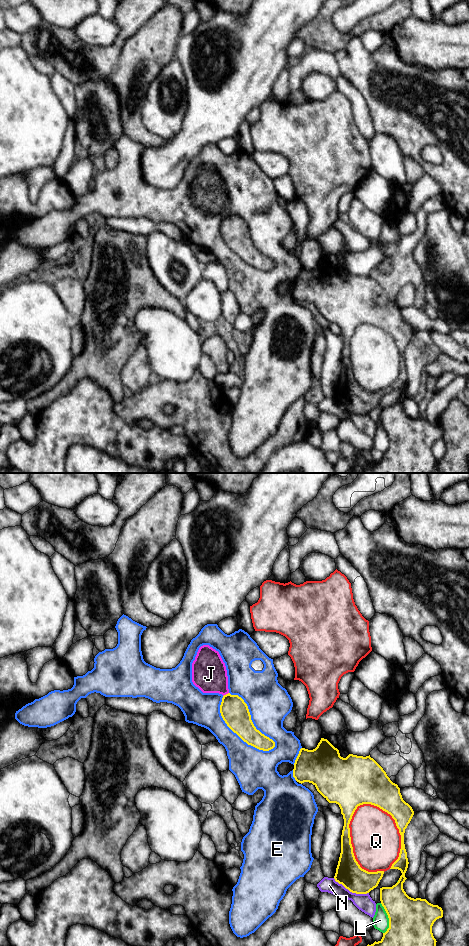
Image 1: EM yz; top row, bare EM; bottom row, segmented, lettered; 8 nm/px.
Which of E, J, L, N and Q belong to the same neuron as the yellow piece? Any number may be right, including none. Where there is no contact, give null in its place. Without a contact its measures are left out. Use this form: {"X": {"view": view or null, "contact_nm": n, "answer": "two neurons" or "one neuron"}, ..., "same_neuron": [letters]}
{"E": {"view": "yz", "contact_nm": 600, "answer": "two neurons"}, "J": {"view": "yz", "contact_nm": 60, "answer": "two neurons"}, "L": {"view": "yz", "contact_nm": 260, "answer": "two neurons"}, "N": {"view": "yz", "contact_nm": 320, "answer": "two neurons"}, "Q": {"view": "yz", "contact_nm": 600, "answer": "two neurons"}, "same_neuron": []}

